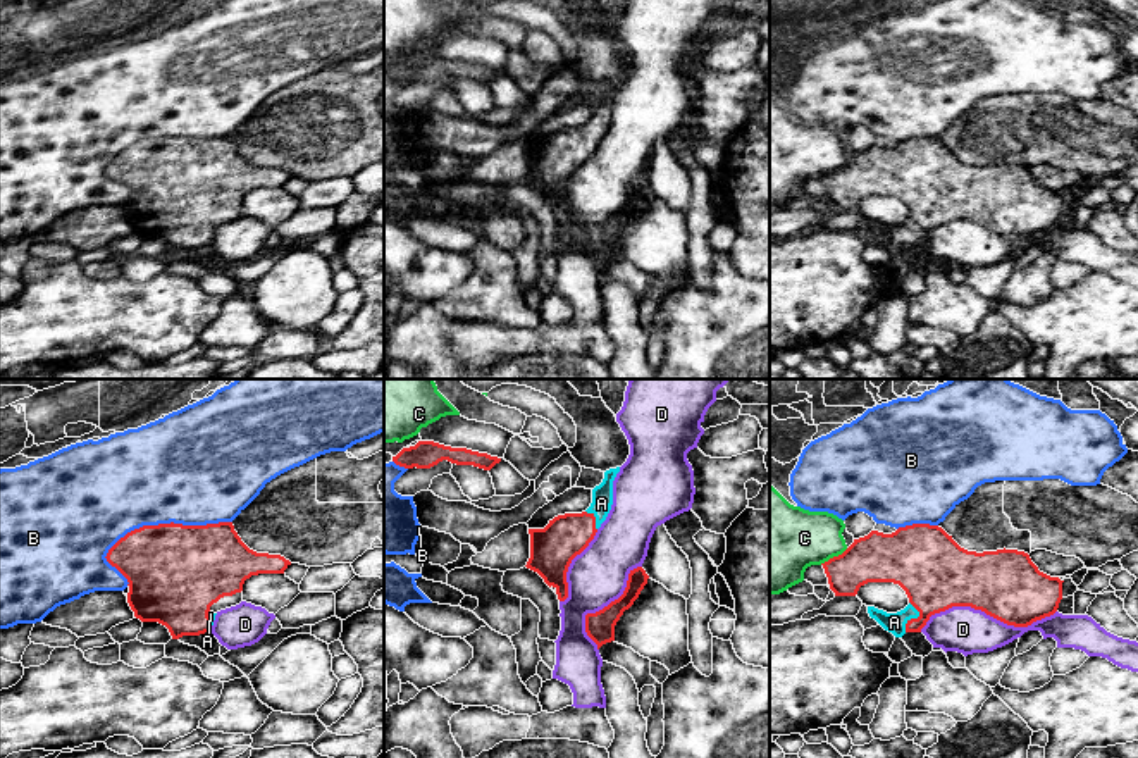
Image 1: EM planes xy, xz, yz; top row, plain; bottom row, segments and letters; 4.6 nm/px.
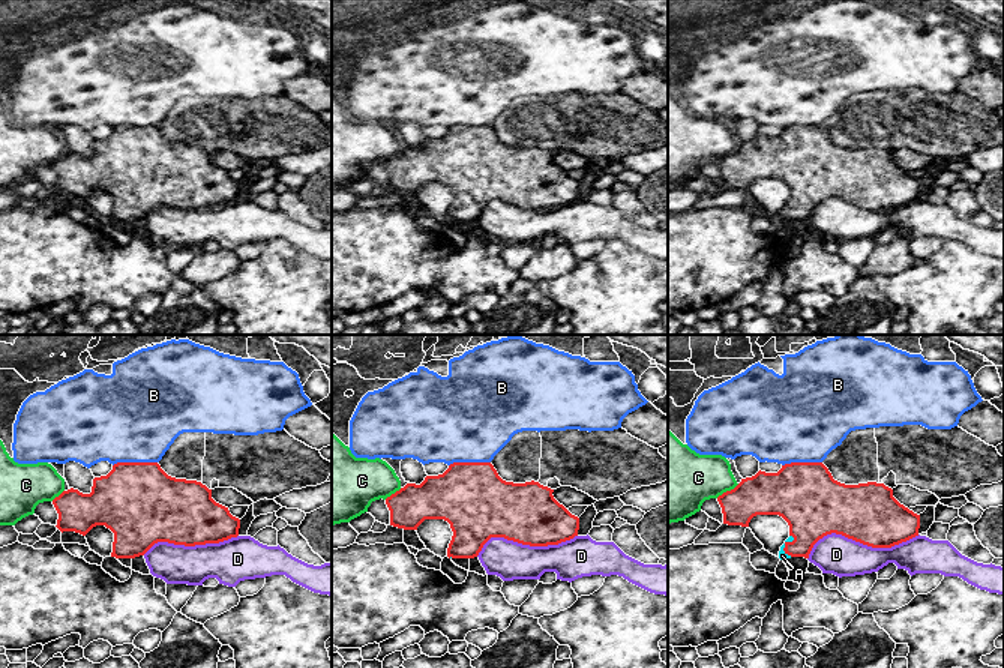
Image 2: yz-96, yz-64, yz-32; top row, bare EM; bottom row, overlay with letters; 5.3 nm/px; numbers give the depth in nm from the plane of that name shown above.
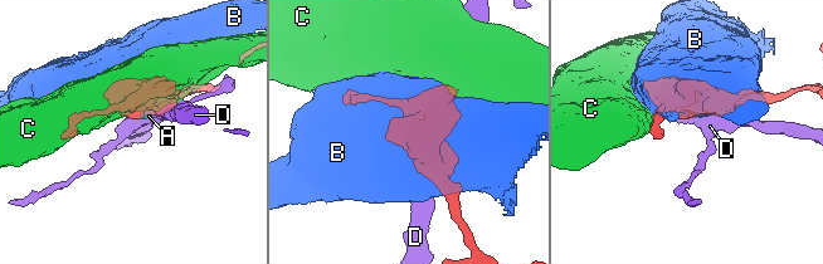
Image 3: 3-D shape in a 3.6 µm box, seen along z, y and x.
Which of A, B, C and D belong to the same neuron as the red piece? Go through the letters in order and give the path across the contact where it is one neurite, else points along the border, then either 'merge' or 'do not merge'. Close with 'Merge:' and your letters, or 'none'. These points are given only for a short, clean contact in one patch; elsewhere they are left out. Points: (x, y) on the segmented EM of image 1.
A: way yz (935, 572), (915, 619), (894, 622); merge
B: do not merge
C: do not merge
D: do not merge
Merge: A

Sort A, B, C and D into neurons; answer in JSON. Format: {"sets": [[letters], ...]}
{"sets": [["A"], ["B"], ["C"], ["D"]]}

